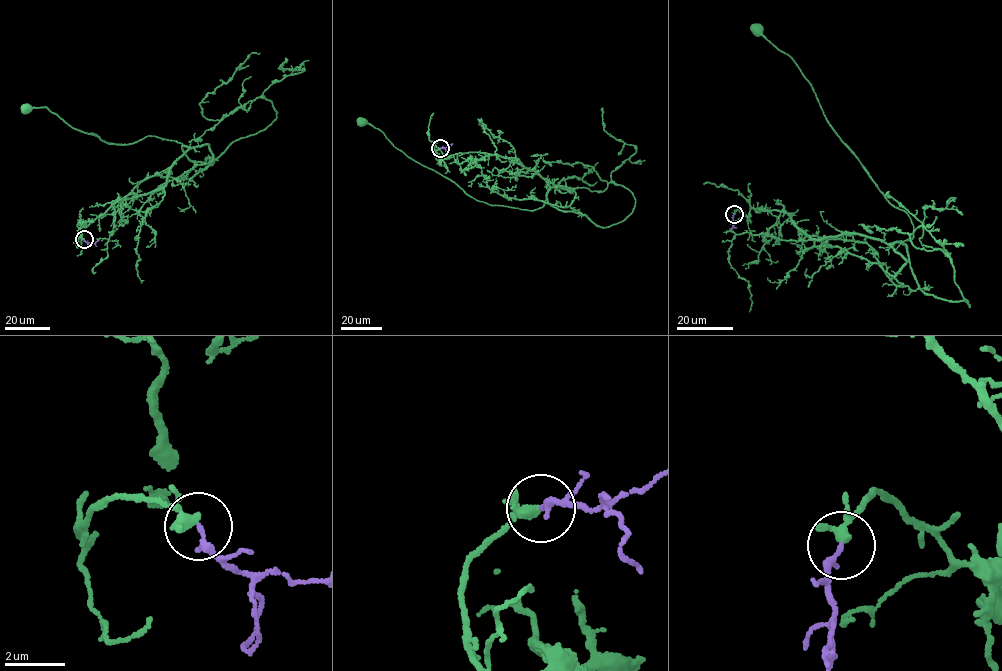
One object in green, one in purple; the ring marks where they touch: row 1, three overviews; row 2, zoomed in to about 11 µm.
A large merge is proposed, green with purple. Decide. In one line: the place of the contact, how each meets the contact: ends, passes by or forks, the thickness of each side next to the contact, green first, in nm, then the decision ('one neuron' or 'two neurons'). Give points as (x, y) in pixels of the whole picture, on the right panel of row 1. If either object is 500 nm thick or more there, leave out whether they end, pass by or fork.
place (734, 214); green forks; purple ends; calibres 220 and 220 nm; one neuron

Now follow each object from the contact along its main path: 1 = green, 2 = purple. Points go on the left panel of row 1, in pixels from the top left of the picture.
1: (83, 239), (122, 198), (161, 189), (190, 148), (153, 136), (109, 144), (26, 106)
2: (83, 239), (91, 243), (98, 240)

